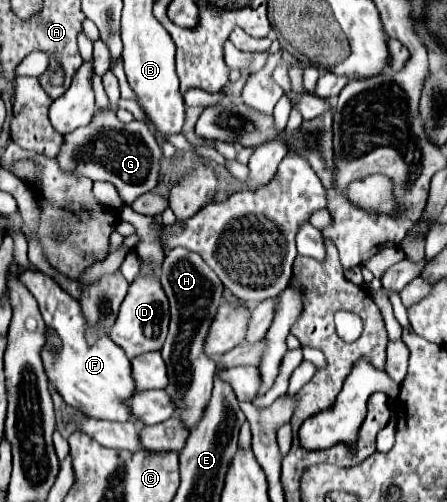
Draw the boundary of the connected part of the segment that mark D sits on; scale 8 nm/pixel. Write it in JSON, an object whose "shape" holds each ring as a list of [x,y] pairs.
{"shape":[[[155,275],[151,277],[137,277],[127,291],[125,301],[121,303],[121,311],[117,315],[117,321],[109,333],[111,341],[117,343],[129,359],[149,353],[149,351],[159,351],[163,347],[163,341],[167,337],[167,325],[169,325],[169,303],[167,297],[161,289],[161,283]]]}

